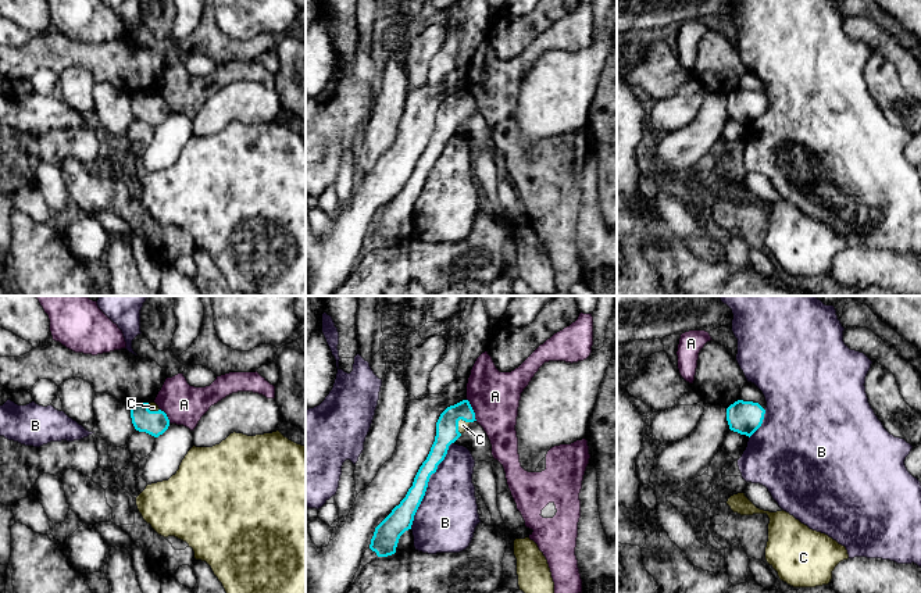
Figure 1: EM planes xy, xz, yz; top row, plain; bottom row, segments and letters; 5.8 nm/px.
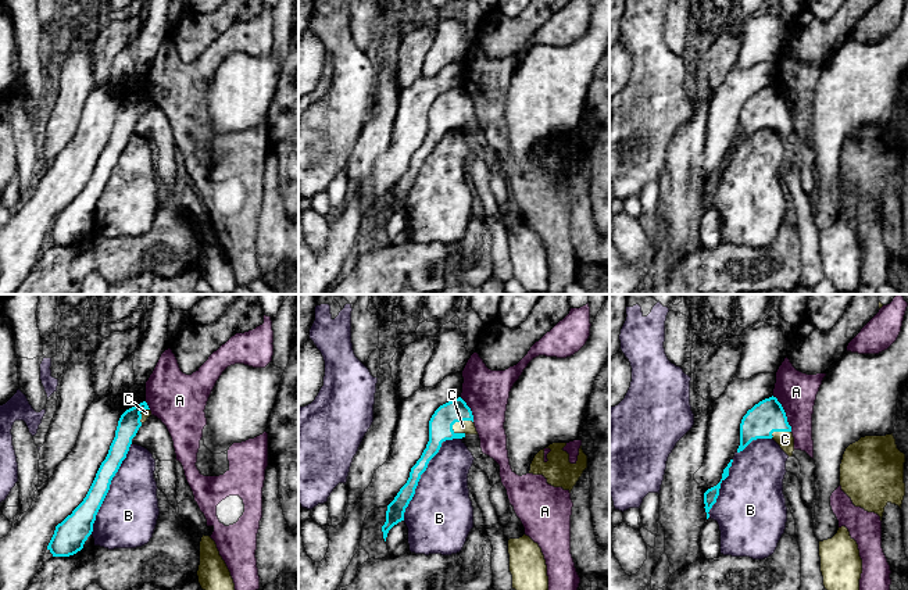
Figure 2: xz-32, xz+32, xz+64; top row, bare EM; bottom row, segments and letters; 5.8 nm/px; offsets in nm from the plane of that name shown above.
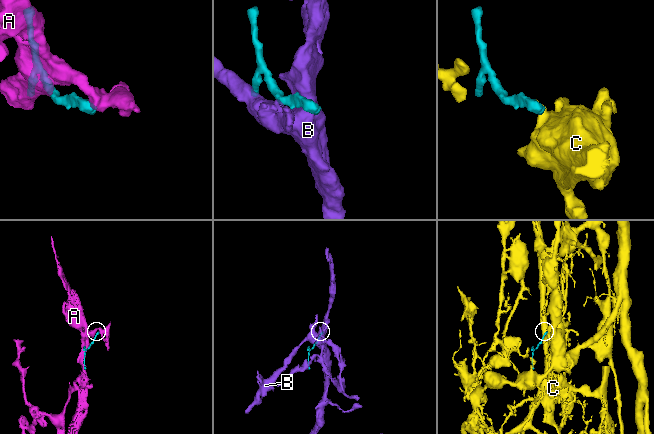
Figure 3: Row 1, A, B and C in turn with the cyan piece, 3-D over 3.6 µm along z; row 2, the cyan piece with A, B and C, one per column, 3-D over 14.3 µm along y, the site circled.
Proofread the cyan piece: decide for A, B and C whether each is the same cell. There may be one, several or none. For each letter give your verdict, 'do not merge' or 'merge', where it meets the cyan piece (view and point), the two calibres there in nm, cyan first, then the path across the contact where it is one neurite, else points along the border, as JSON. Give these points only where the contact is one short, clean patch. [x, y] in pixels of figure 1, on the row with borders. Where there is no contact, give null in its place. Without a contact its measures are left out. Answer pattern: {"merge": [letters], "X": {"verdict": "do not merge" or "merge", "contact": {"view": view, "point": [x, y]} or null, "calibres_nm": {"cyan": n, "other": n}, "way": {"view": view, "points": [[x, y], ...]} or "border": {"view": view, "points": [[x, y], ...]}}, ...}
{"merge": ["C"], "A": {"verdict": "do not merge", "contact": {"view": "xz", "point": [473, 410]}, "calibres_nm": {"cyan": 130, "other": 300}}, "B": {"verdict": "do not merge", "contact": {"view": "xz", "point": [427, 485]}, "calibres_nm": {"cyan": 140, "other": 360}}, "C": {"verdict": "merge", "contact": {"view": "xz", "point": [457, 422]}, "calibres_nm": {"cyan": 130, "other": 60}, "way": {"view": "xz", "points": [[447, 432], [457, 422], [463, 425]]}}}

